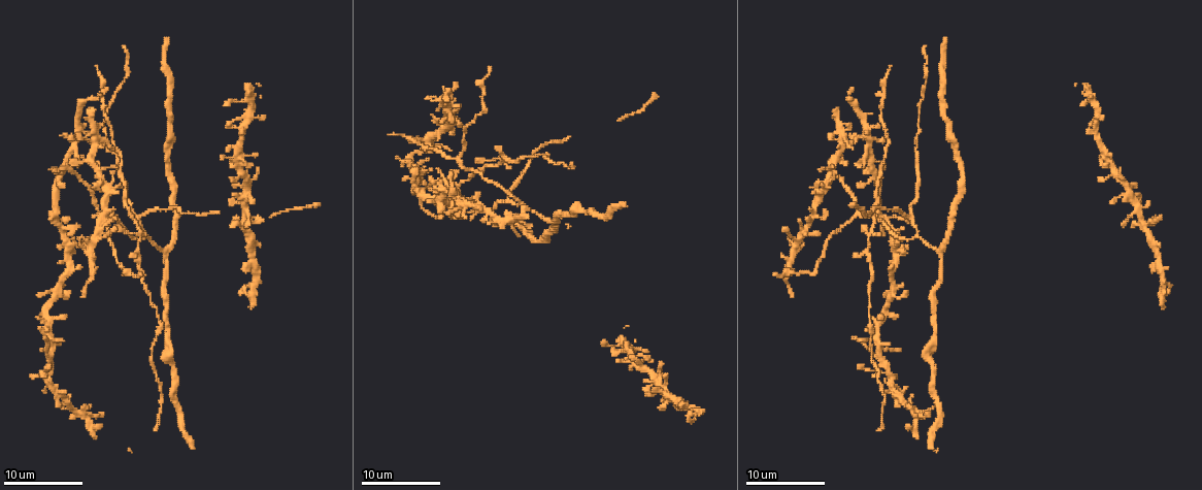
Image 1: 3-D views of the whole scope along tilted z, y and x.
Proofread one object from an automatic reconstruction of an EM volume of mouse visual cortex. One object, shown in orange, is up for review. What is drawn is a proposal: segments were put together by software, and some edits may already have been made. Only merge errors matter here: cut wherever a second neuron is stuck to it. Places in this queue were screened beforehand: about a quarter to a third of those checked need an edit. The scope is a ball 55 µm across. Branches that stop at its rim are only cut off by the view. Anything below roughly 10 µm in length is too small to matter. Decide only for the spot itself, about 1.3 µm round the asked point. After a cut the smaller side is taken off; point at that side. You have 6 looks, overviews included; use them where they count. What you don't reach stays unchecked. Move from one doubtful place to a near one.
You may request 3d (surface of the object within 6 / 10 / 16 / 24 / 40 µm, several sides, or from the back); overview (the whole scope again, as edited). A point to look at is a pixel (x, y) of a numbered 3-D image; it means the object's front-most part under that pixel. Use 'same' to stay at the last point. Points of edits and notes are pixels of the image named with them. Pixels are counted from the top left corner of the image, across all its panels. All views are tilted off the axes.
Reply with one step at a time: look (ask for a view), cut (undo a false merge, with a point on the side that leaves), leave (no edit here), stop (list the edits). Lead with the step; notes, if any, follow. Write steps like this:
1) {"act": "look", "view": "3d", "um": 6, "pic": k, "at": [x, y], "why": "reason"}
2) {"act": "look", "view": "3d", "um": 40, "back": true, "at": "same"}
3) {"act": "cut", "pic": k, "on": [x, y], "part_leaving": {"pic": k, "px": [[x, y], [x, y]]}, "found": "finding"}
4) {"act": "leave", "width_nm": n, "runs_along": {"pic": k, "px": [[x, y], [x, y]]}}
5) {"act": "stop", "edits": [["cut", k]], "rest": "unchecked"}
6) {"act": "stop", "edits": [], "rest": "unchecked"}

{"act": "look", "view": "3d", "um": 10, "pic": 1, "at": [489, 164], "why": "side arm on a straight run"}

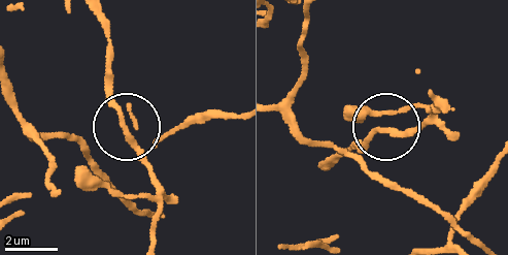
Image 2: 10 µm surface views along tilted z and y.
{"act": "look", "view": "3d", "um": 10, "back": true, "pic": 2, "at": [126, 127], "why": "from behind"}

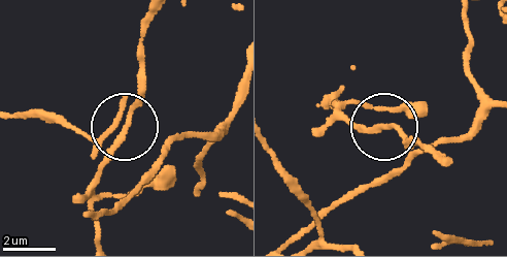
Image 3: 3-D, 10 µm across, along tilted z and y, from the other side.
{"act": "leave", "runs_along": {"pic": 3, "px": [[140, 185], [162, 152], [126, 128], [145, 81], [145, 50]]}, "found": "all the same neuron"}

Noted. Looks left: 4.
{"act": "look", "view": "3d", "um": 10, "pic": 1, "at": [102, 141], "why": "small branch off a trunk"}

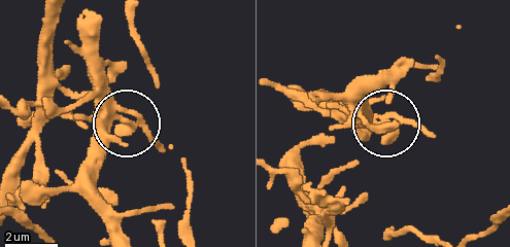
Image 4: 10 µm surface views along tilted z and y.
{"act": "look", "view": "3d", "um": 6, "pic": 4, "at": [124, 124], "why": "zoom in"}

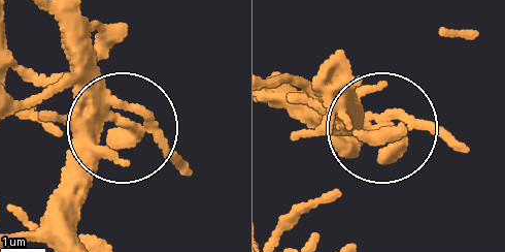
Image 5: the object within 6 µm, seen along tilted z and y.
{"act": "leave", "arms": 3, "found": "all the same neuron"}

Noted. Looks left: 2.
{"act": "look", "view": "3d", "um": 6, "pic": 1, "at": [137, 218], "why": "three-way junction"}

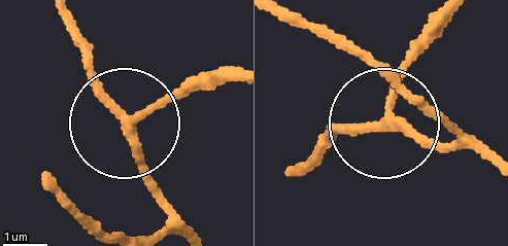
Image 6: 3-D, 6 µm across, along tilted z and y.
{"act": "leave", "arms": 3, "runs_along": {"pic": 6, "px": [[318, 33], [452, 133], [352, 121], [317, 140]]}, "found": "all the same neuron"}

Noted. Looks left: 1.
{"act": "stop", "edits": [], "rest": "unchecked"}

